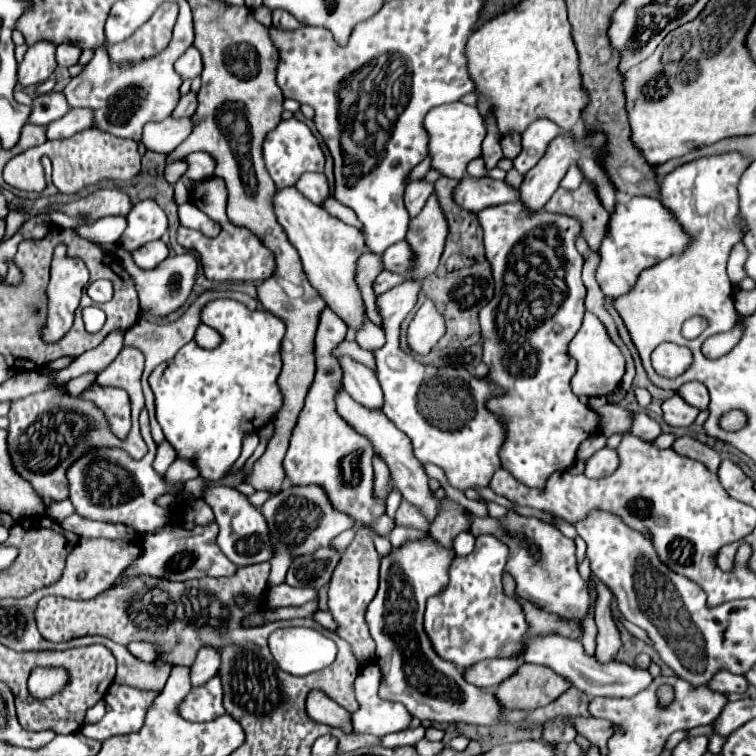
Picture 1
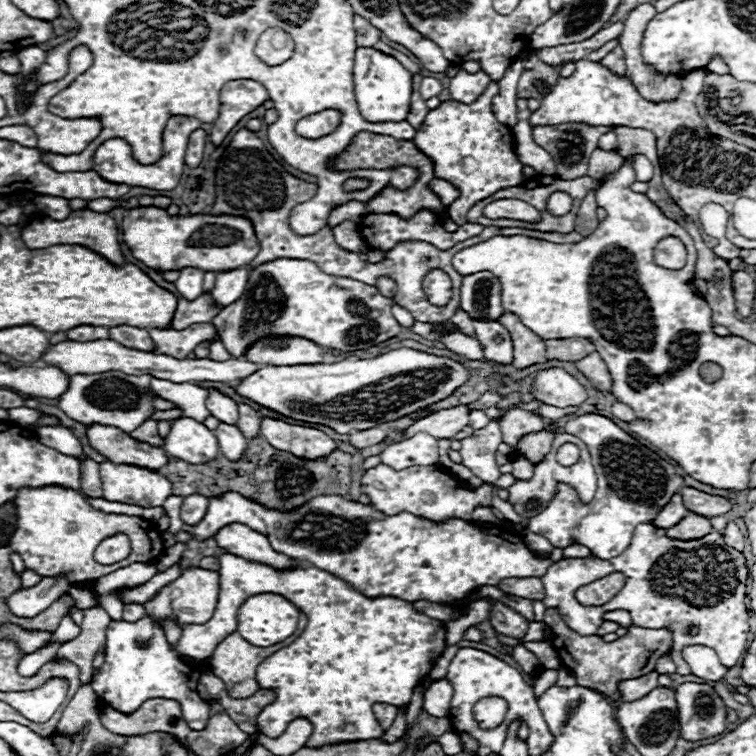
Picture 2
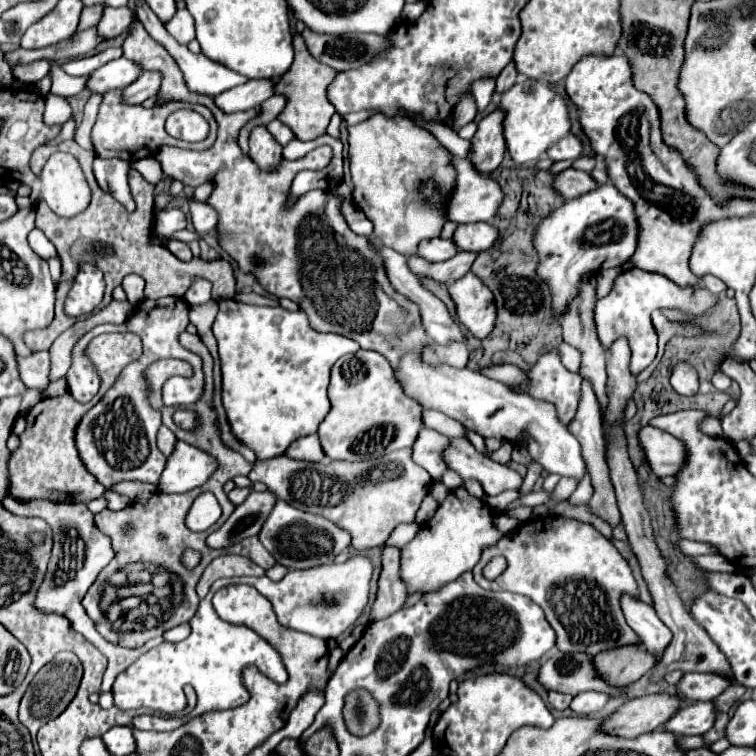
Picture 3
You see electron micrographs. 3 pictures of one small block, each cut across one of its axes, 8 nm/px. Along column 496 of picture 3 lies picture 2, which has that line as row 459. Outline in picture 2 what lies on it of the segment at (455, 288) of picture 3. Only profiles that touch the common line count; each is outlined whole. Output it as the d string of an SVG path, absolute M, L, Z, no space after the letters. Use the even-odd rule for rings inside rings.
M262 418L260 434L270 444L274 444L274 448L282 448L292 452L294 456L310 460L318 456L328 456L336 448L336 442L318 428L296 426L276 418Z

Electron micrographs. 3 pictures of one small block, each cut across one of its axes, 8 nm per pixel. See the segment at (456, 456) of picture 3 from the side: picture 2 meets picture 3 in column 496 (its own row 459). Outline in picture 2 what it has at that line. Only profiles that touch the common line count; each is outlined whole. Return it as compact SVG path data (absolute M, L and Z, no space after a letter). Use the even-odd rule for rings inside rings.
M490 420L486 428L474 430L472 436L464 438L462 448L460 448L462 464L470 468L474 476L478 476L490 486L494 486L496 480L500 478L500 470L494 460L498 444L502 444L500 424L498 420Z

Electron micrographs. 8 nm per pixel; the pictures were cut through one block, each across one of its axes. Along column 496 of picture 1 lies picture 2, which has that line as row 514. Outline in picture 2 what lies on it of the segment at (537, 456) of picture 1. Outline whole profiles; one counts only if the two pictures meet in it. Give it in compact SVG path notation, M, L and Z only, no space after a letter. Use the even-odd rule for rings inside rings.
M224 492L222 496L210 498L208 512L206 516L196 524L196 536L198 538L212 538L218 528L232 524L232 522L242 522L248 524L248 528L262 532L270 546L276 552L282 552L298 562L306 562L310 566L318 566L344 582L348 582L354 590L362 592L368 598L376 596L394 596L402 600L430 600L430 602L440 602L440 604L456 604L456 602L466 602L468 594L484 584L496 586L498 580L502 578L512 578L512 576L544 576L546 570L552 566L550 558L536 556L526 548L520 536L506 532L502 528L480 528L474 522L460 520L460 518L448 518L444 522L432 522L422 516L410 514L410 512L400 512L394 516L386 516L384 512L376 510L372 504L360 504L354 500L346 500L338 494L320 494L302 504L296 510L290 512L278 512L274 508L266 508L250 498L244 498L238 492Z

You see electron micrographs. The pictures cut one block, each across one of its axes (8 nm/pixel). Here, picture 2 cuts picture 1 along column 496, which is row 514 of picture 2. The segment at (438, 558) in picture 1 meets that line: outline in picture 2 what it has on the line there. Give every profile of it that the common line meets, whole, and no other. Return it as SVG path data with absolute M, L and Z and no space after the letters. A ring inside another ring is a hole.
M682 488L682 500L690 512L698 512L700 516L712 518L712 516L722 516L732 510L732 502L724 496L712 496L706 492L700 492L696 488Z

